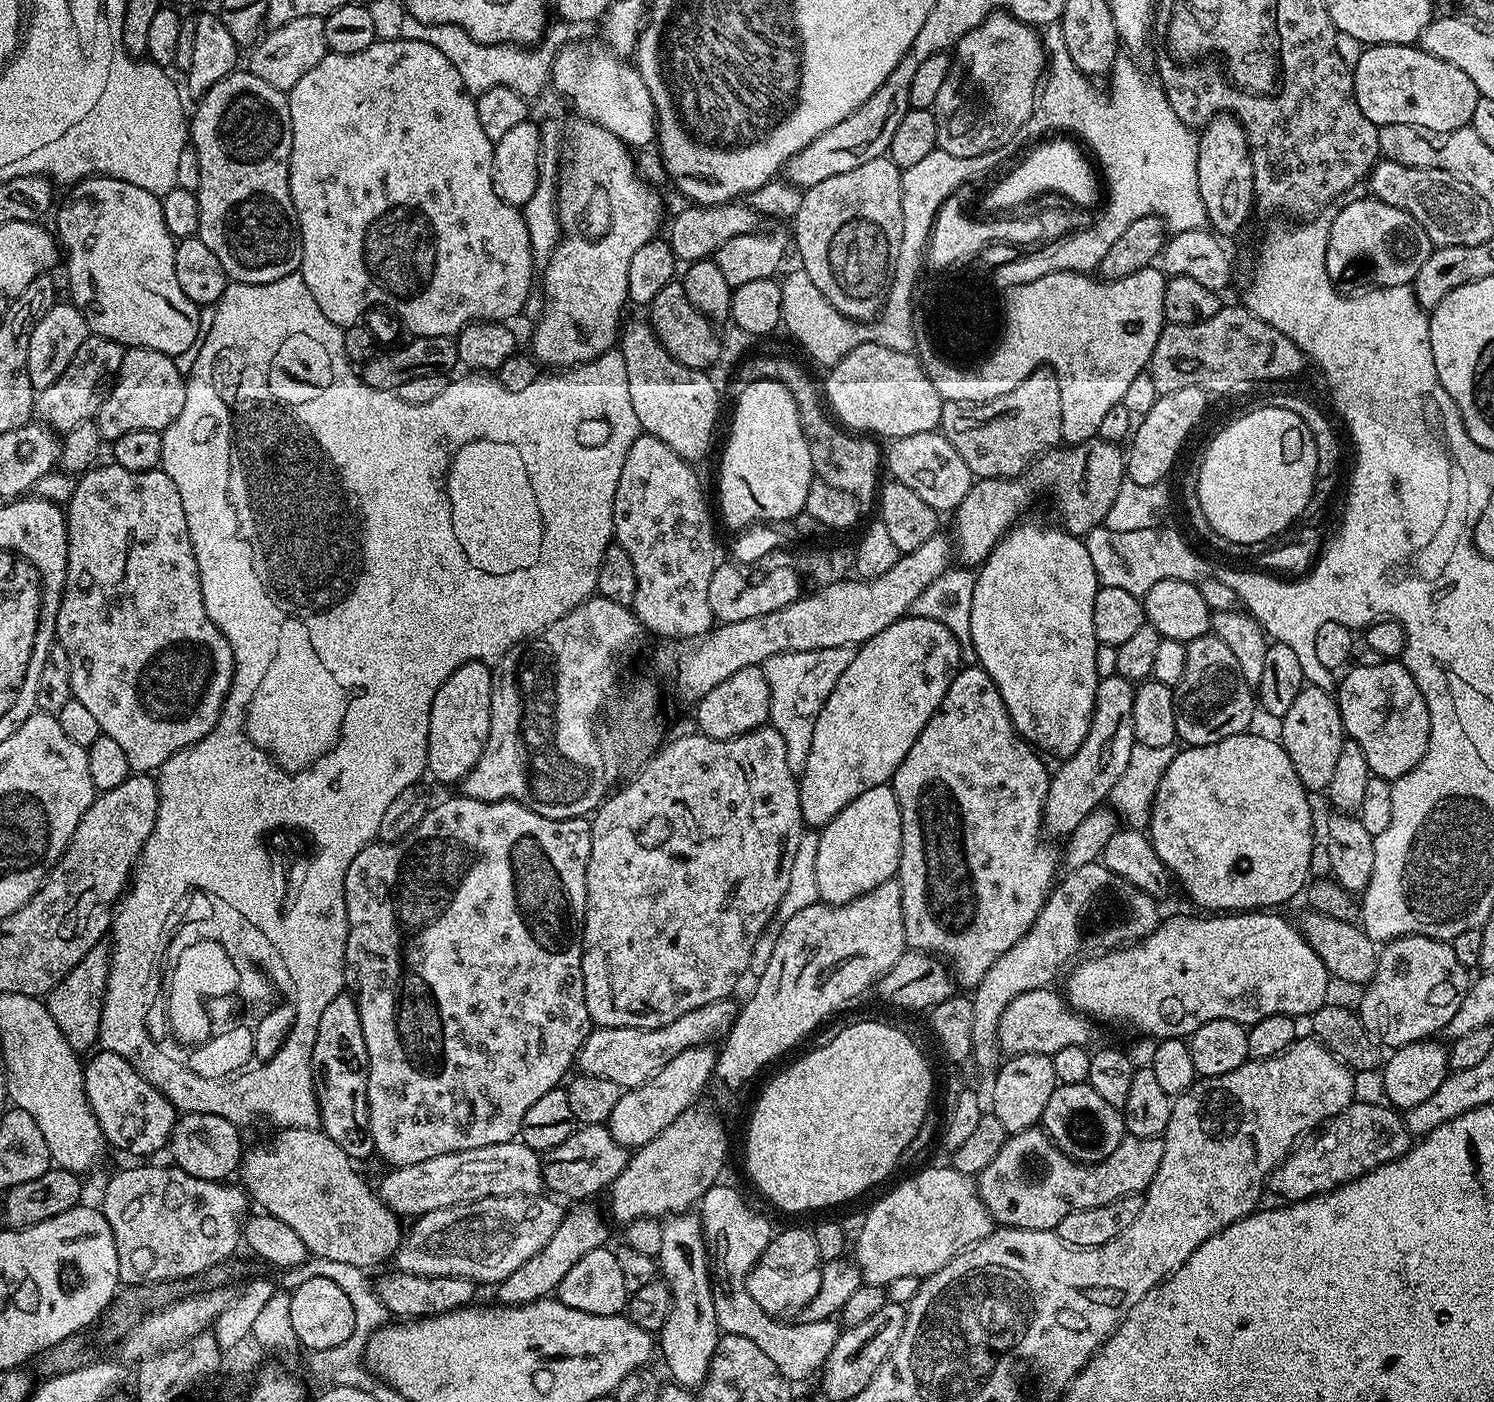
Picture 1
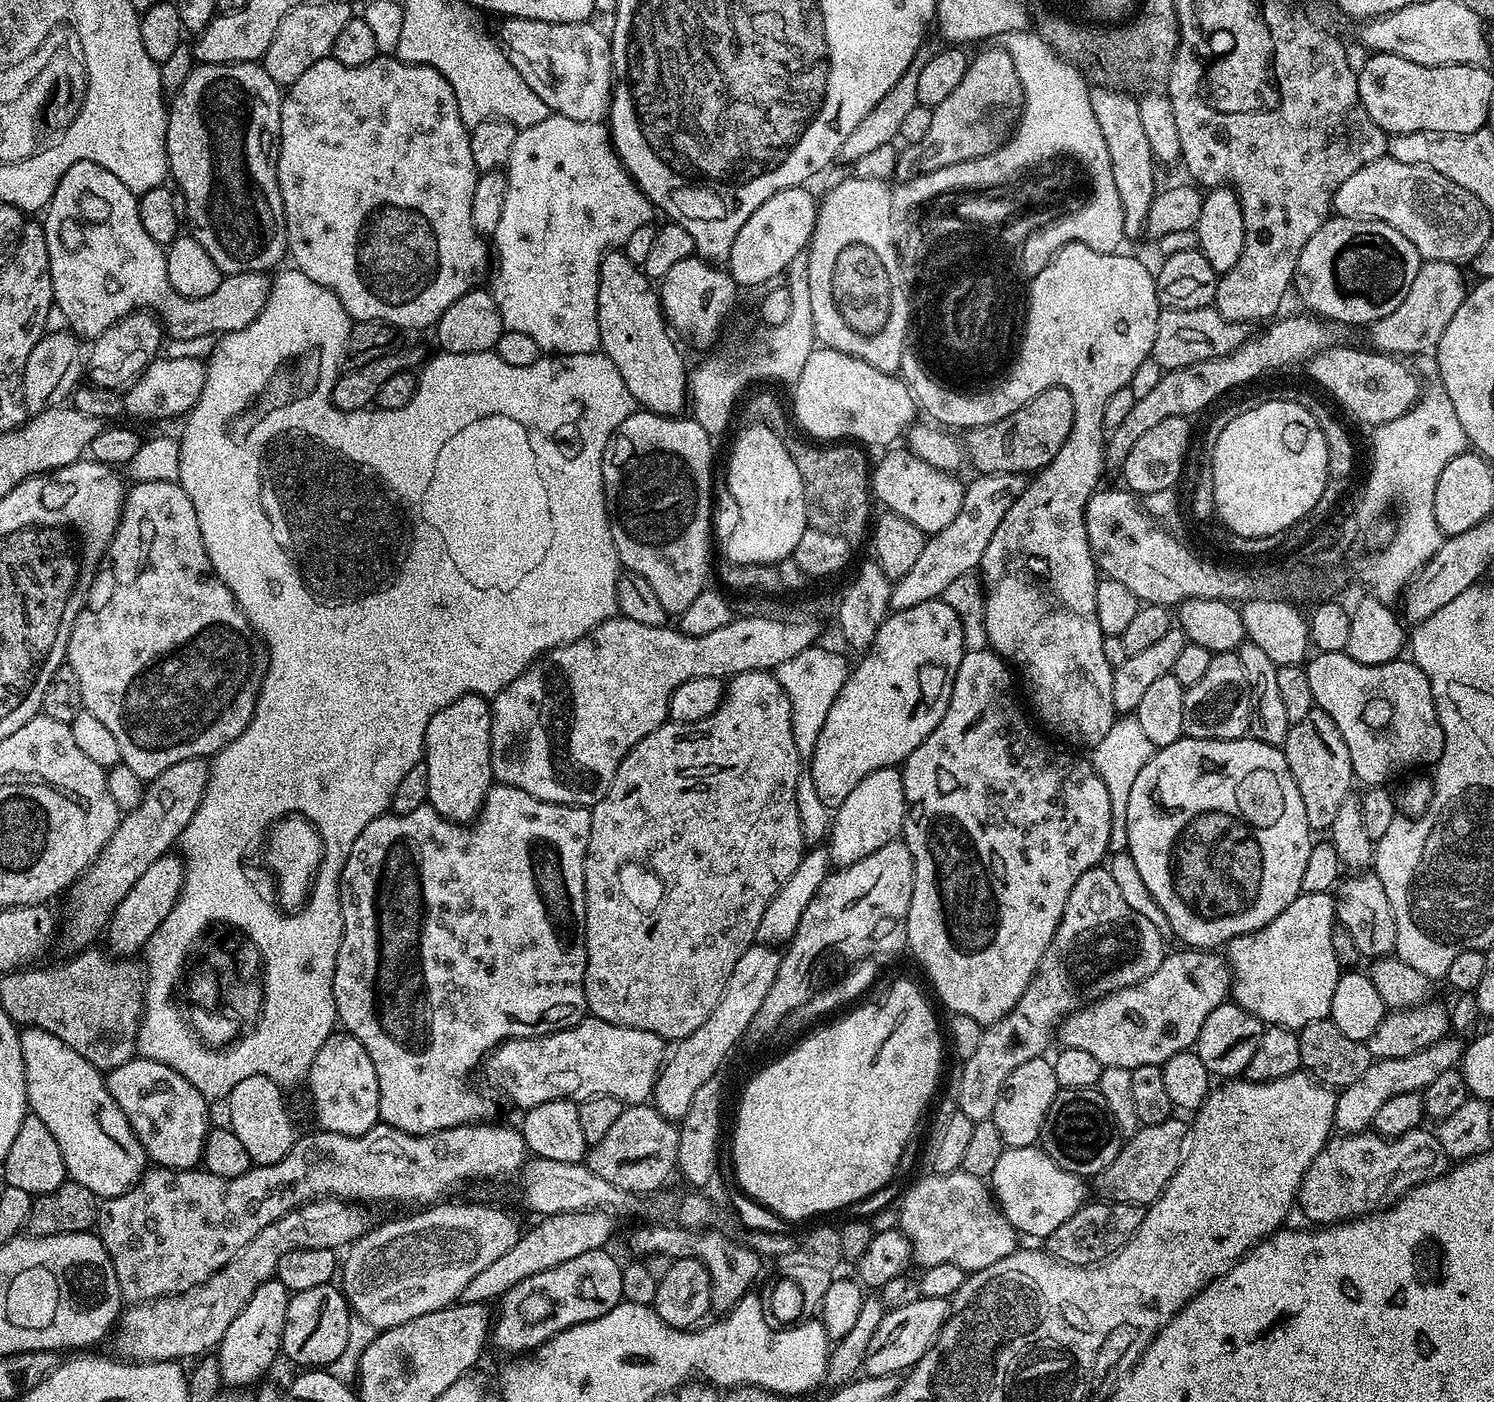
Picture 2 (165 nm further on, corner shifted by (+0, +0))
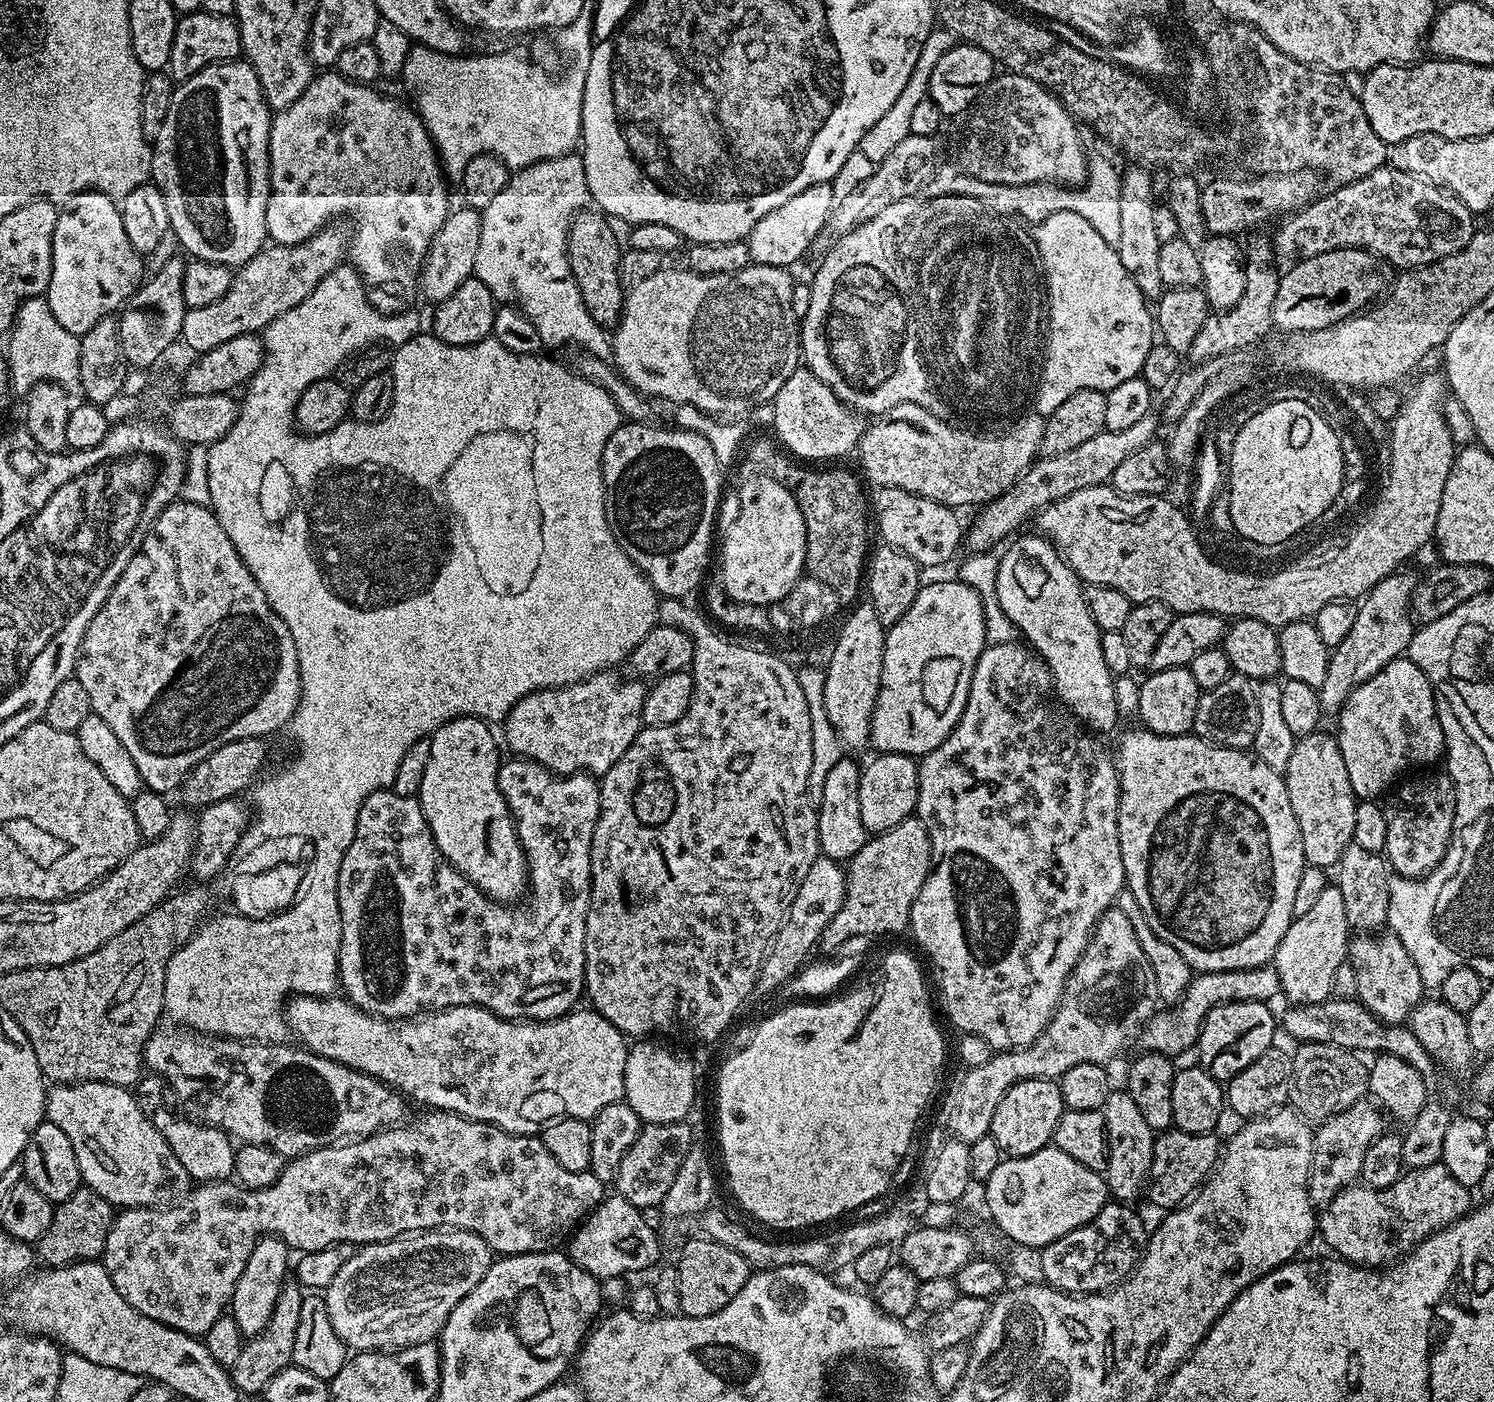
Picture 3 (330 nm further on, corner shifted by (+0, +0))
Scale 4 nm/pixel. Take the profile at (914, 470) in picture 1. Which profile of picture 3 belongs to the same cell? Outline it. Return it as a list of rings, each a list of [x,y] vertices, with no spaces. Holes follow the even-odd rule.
[[[877,487],[874,496],[874,524],[880,527],[880,536],[889,548],[905,552],[921,569],[936,568],[944,564],[962,548],[962,524],[955,511],[946,504],[930,498],[910,494],[898,488]]]

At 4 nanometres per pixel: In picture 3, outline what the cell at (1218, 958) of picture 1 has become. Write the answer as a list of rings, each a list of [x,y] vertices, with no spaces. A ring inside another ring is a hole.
[[[1329,886],[1326,890],[1322,890],[1318,902],[1314,902],[1310,911],[1293,919],[1278,946],[1274,957],[1274,967],[1276,973],[1280,975],[1281,993],[1285,997],[1288,995],[1292,1004],[1317,1004],[1329,999],[1333,995],[1334,974],[1338,971],[1338,966],[1346,962],[1349,943],[1350,929],[1346,918],[1346,902],[1342,902],[1342,890]]]

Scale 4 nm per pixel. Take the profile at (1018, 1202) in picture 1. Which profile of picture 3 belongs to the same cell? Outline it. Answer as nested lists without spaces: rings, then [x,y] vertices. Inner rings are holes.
[[[1165,1130],[1156,1136],[1152,1165],[1148,1171],[1146,1196],[1163,1210],[1179,1208],[1212,1174],[1222,1151],[1215,1135],[1199,1132],[1190,1134],[1179,1130]]]

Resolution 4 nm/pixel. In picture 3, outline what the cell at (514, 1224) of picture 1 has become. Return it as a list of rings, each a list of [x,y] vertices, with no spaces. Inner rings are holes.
[[[429,1228],[427,1232],[395,1236],[393,1240],[357,1247],[350,1262],[338,1270],[334,1282],[330,1282],[323,1293],[334,1334],[338,1334],[345,1349],[353,1353],[387,1352],[435,1341],[444,1329],[450,1310],[482,1282],[493,1259],[494,1253],[488,1243],[478,1238],[478,1234],[461,1228]]]

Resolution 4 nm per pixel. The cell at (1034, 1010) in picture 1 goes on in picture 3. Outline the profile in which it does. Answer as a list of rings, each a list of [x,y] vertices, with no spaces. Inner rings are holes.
[[[1265,966],[1263,968],[1251,968],[1250,970],[1226,970],[1225,972],[1201,972],[1193,975],[1192,981],[1188,983],[1188,988],[1184,992],[1184,997],[1171,1005],[1170,1010],[1157,1011],[1144,1026],[1144,1031],[1140,1033],[1138,1040],[1145,1052],[1161,1052],[1169,1058],[1176,1058],[1179,1052],[1184,1052],[1188,1047],[1195,1045],[1200,1038],[1200,1027],[1204,1024],[1206,1014],[1214,1010],[1219,1004],[1229,1004],[1232,1000],[1263,1000],[1272,1002],[1275,996],[1279,997],[1280,975],[1276,973],[1275,967]]]

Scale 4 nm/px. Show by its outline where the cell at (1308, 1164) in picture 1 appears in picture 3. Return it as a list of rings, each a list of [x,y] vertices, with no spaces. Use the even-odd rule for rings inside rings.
[[[1443,1162],[1405,1171],[1398,1178],[1398,1182],[1385,1188],[1370,1188],[1357,1182],[1342,1189],[1329,1204],[1319,1209],[1318,1236],[1336,1251],[1333,1253],[1339,1259],[1347,1260],[1348,1263],[1357,1266],[1380,1270],[1407,1256],[1428,1236],[1450,1226],[1455,1220],[1462,1219],[1473,1207],[1474,1201],[1471,1194],[1473,1193],[1470,1188],[1458,1182]]]

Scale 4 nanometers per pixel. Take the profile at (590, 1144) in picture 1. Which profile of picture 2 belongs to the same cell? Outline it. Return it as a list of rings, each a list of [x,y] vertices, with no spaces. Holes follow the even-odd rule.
[[[651,1103],[629,1104],[624,1107],[622,1114],[618,1114],[618,1122],[610,1126],[602,1142],[591,1145],[586,1157],[586,1163],[598,1178],[606,1178],[610,1186],[618,1186],[618,1190],[630,1190],[641,1194],[656,1194],[668,1180],[671,1172],[677,1171],[676,1159],[678,1158],[679,1127],[673,1121],[665,1118]]]

